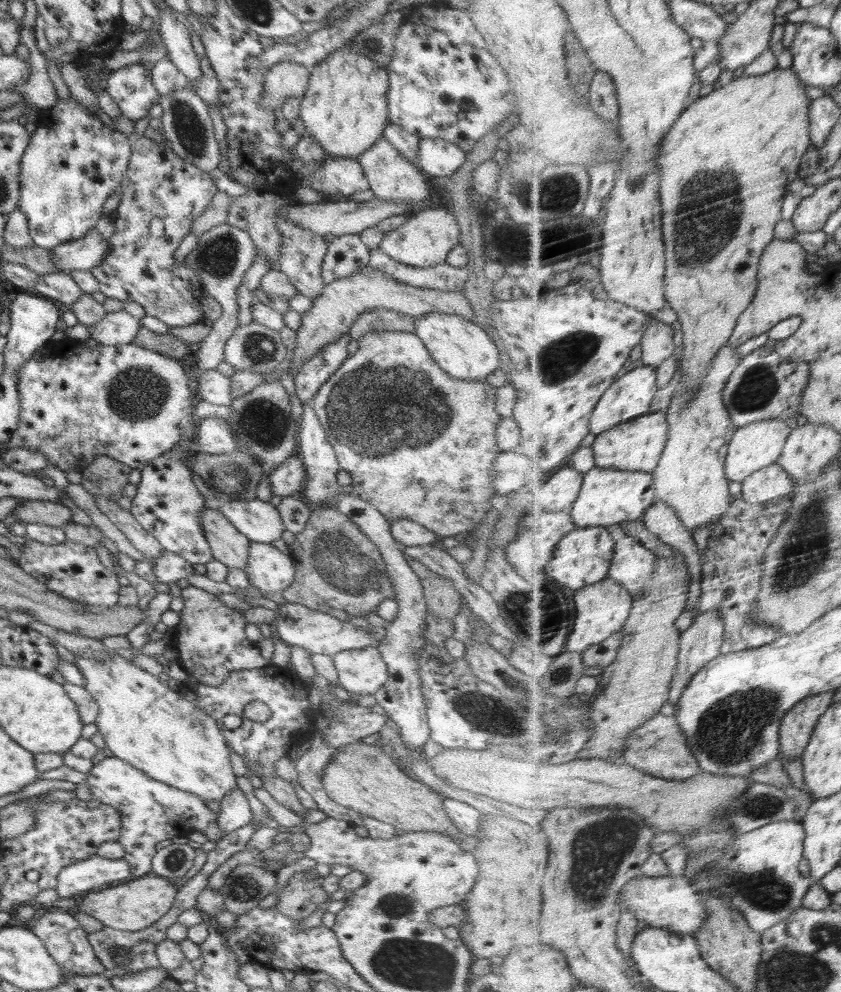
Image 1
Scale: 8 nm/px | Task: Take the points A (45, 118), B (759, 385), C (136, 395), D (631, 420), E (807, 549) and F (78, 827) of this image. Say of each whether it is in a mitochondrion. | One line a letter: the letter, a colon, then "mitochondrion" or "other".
A: other
B: mitochondrion
C: mitochondrion
D: other
E: mitochondrion
F: mitochondrion

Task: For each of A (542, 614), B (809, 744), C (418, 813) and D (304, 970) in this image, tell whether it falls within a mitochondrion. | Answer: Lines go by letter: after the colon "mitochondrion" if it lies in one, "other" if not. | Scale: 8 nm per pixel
A: mitochondrion
B: other
C: other
D: other

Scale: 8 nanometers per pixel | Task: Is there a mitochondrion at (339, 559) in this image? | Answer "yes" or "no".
yes

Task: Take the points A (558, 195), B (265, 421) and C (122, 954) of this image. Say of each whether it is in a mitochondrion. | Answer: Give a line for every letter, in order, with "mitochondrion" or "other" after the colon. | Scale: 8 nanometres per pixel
A: mitochondrion
B: mitochondrion
C: mitochondrion

